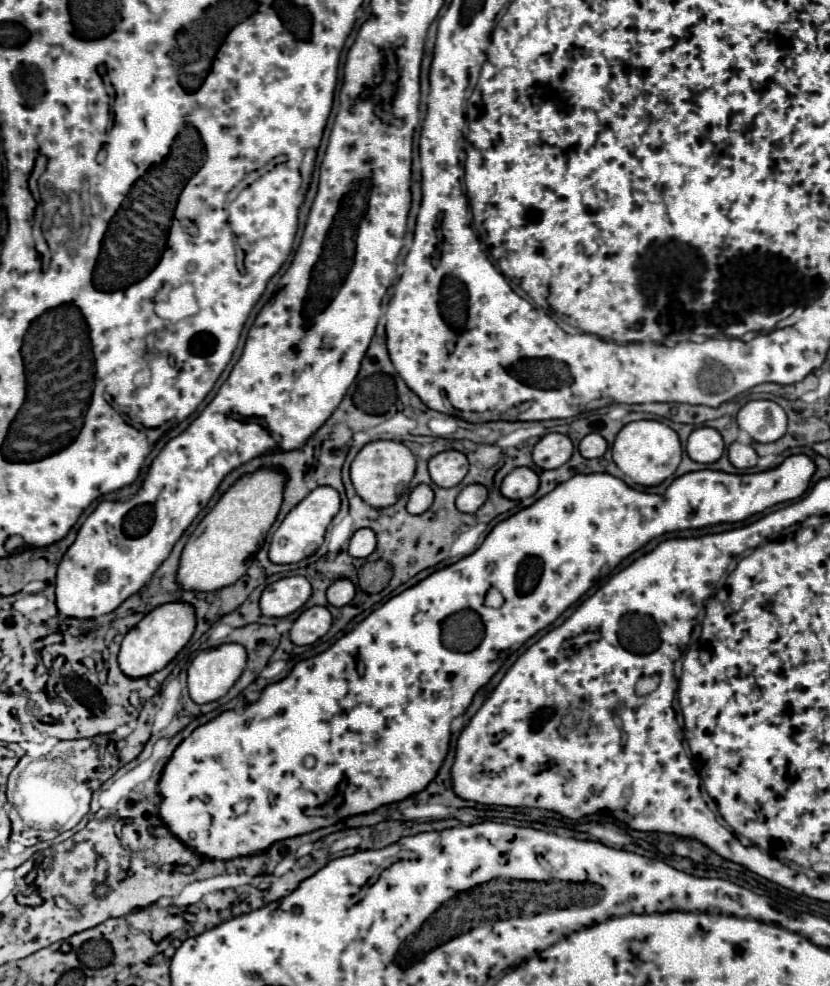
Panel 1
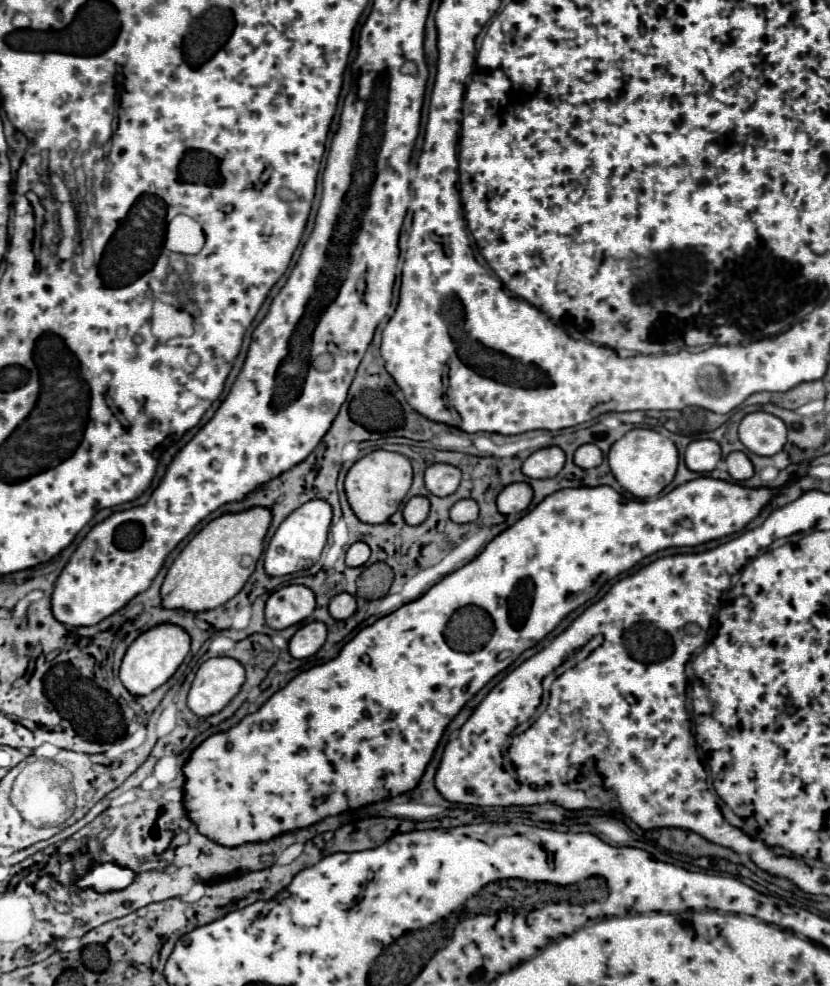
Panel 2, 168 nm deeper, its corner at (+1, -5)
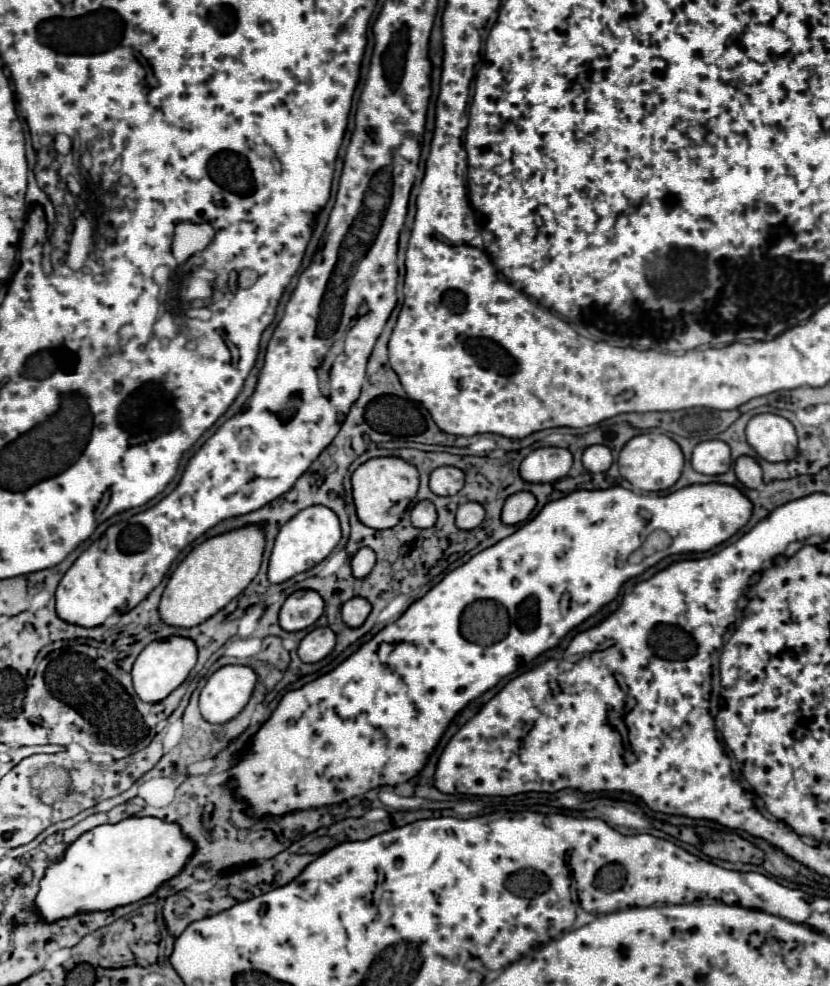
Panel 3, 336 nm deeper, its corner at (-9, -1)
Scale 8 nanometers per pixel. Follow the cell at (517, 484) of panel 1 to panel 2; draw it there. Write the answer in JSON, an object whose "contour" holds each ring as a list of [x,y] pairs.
{"contour":[[[512,483],[504,487],[500,497],[496,499],[498,511],[502,515],[516,515],[522,513],[532,501],[532,487],[526,483]]]}

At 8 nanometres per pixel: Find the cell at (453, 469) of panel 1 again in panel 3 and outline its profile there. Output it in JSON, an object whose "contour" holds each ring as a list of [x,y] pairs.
{"contour":[[[438,467],[430,475],[430,489],[436,495],[454,495],[464,485],[464,473],[458,467]]]}

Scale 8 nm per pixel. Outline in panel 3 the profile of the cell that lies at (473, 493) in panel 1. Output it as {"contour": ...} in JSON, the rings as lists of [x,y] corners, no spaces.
{"contour":[[[476,501],[462,503],[456,511],[456,525],[460,529],[474,529],[482,523],[482,519],[484,519],[484,507]]]}

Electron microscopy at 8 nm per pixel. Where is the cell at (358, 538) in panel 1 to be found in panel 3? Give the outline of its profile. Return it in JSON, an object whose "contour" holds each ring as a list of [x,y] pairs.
{"contour":[[[362,547],[354,557],[352,557],[352,573],[356,579],[362,579],[370,573],[370,569],[376,563],[376,553],[372,549]]]}

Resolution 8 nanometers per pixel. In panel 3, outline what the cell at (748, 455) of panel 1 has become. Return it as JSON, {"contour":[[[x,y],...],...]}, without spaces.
{"contour":[[[742,455],[736,463],[734,463],[734,471],[736,471],[736,477],[748,487],[748,489],[758,489],[764,481],[762,481],[762,469],[760,465],[756,463],[754,457],[748,457],[748,455]]]}

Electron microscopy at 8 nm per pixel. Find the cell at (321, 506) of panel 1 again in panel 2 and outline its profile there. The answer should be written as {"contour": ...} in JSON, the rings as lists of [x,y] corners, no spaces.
{"contour":[[[312,499],[298,507],[294,513],[290,513],[278,531],[274,533],[268,551],[264,555],[264,569],[266,575],[270,577],[280,577],[288,573],[296,573],[302,569],[308,569],[312,563],[320,559],[320,553],[326,545],[328,539],[328,529],[330,529],[330,519],[332,519],[332,507],[326,501]]]}

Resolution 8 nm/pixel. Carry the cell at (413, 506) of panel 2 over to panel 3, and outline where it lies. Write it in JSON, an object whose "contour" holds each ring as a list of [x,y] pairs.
{"contour":[[[420,501],[412,507],[410,517],[412,517],[412,525],[418,529],[432,527],[436,523],[436,507],[430,501]]]}

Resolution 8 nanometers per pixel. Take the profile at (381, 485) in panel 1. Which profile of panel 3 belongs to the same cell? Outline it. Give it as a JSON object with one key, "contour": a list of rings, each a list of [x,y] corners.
{"contour":[[[374,457],[352,473],[352,489],[358,519],[368,527],[388,529],[402,519],[402,513],[414,501],[418,491],[418,469],[402,461],[402,457]]]}

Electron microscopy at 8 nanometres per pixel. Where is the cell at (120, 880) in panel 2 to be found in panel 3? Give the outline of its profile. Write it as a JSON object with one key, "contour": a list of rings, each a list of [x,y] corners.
{"contour":[[[128,817],[116,825],[98,825],[78,837],[72,845],[66,847],[64,859],[46,869],[44,879],[40,881],[40,893],[36,897],[38,911],[46,921],[56,921],[72,917],[80,911],[106,911],[131,903],[136,903],[152,895],[160,883],[178,875],[194,853],[194,843],[188,841],[178,825],[166,823],[156,817]]]}

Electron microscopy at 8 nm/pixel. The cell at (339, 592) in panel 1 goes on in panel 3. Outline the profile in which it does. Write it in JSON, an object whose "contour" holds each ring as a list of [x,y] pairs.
{"contour":[[[352,597],[342,605],[342,619],[348,627],[360,627],[368,613],[370,613],[370,603],[364,597]]]}

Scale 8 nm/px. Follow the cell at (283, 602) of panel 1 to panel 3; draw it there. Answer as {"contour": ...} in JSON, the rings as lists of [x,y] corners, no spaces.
{"contour":[[[314,589],[294,591],[280,609],[280,627],[284,631],[300,631],[310,627],[324,613],[324,599]]]}

